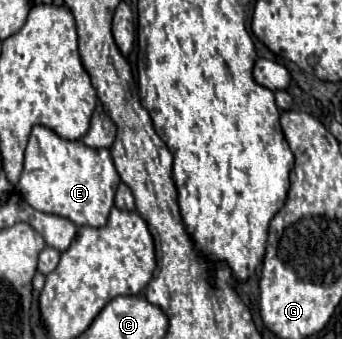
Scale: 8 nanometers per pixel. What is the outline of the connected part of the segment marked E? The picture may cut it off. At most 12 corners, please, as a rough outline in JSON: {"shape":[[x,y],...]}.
{"shape":[[33,126],[17,192],[77,226],[107,224],[107,148]]}

